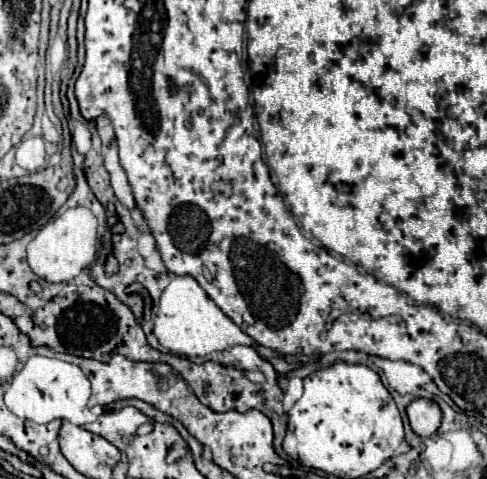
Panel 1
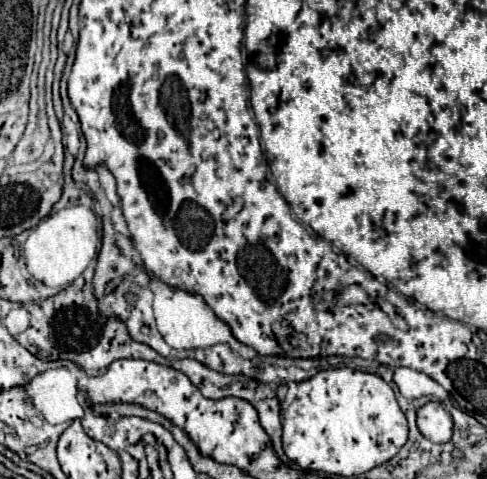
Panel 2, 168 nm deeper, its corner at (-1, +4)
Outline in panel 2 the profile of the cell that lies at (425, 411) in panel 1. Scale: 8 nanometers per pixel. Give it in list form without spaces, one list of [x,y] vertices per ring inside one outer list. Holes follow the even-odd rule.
[[[428,402],[418,410],[418,428],[432,442],[448,442],[452,436],[452,418],[442,404]]]

